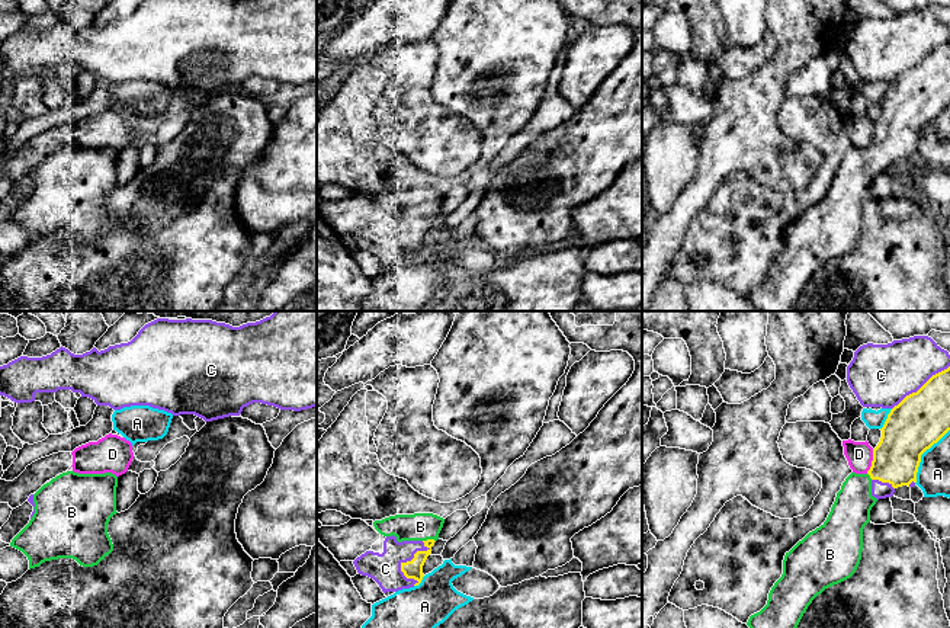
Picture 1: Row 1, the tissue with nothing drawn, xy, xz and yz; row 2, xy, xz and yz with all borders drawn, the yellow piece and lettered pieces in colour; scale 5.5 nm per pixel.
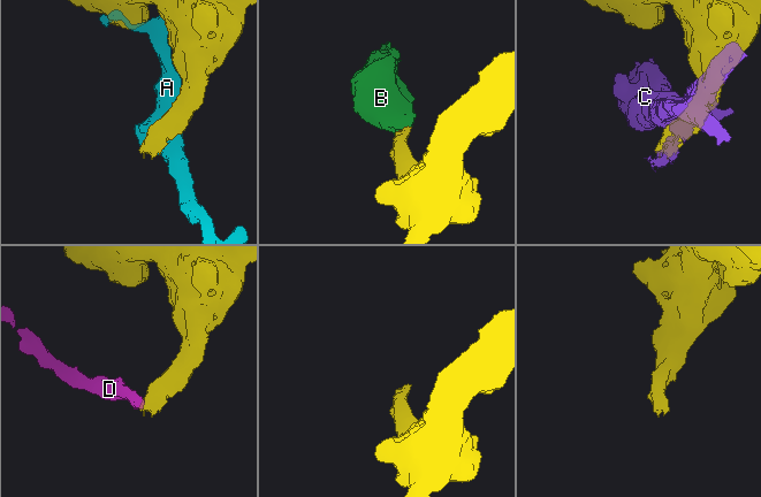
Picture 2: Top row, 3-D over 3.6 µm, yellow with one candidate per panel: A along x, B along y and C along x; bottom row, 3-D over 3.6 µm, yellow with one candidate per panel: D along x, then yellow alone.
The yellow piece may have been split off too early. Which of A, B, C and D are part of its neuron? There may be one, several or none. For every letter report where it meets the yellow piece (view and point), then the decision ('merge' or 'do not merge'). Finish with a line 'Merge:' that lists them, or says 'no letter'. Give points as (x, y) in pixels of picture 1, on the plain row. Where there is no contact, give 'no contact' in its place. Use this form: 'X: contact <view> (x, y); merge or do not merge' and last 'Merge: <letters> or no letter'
A: contact yz (921, 128); do not merge
B: contact xz (429, 214); merge
C: contact xz (407, 236); do not merge
D: contact yz (872, 135); do not merge
Merge: B

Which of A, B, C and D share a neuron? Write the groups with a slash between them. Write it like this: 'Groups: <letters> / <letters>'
Groups: A / B / C / D

